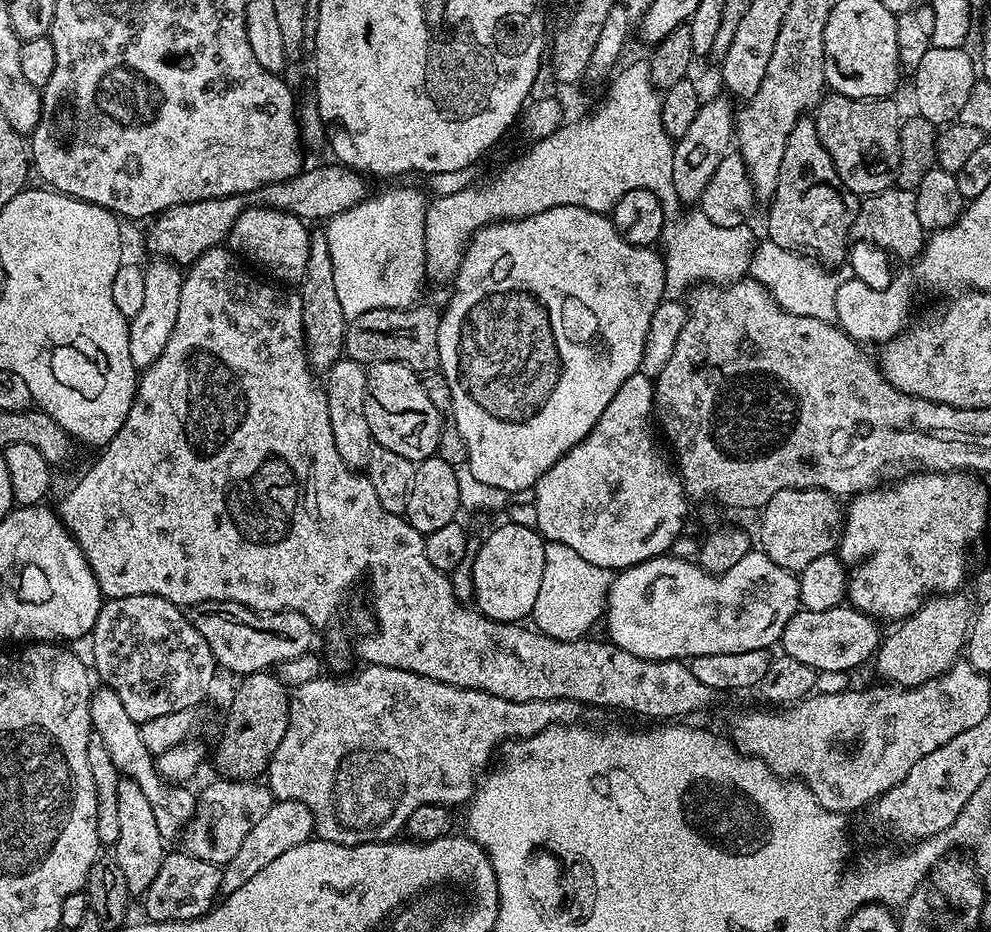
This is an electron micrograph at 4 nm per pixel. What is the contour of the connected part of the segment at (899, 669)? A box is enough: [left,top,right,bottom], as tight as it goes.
[874,598,974,688]

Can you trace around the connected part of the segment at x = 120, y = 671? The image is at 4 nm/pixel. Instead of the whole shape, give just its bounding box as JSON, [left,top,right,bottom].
[92,594,218,725]

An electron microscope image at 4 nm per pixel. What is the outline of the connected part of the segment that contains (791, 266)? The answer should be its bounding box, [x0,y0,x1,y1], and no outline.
[748,239,841,322]

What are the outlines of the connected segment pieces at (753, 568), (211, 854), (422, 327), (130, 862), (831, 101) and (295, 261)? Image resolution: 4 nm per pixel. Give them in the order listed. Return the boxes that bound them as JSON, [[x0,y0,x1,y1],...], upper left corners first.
[[604,550,801,662],[182,778,274,866],[343,307,442,374],[114,778,166,894],[814,94,902,198],[226,206,310,282]]

